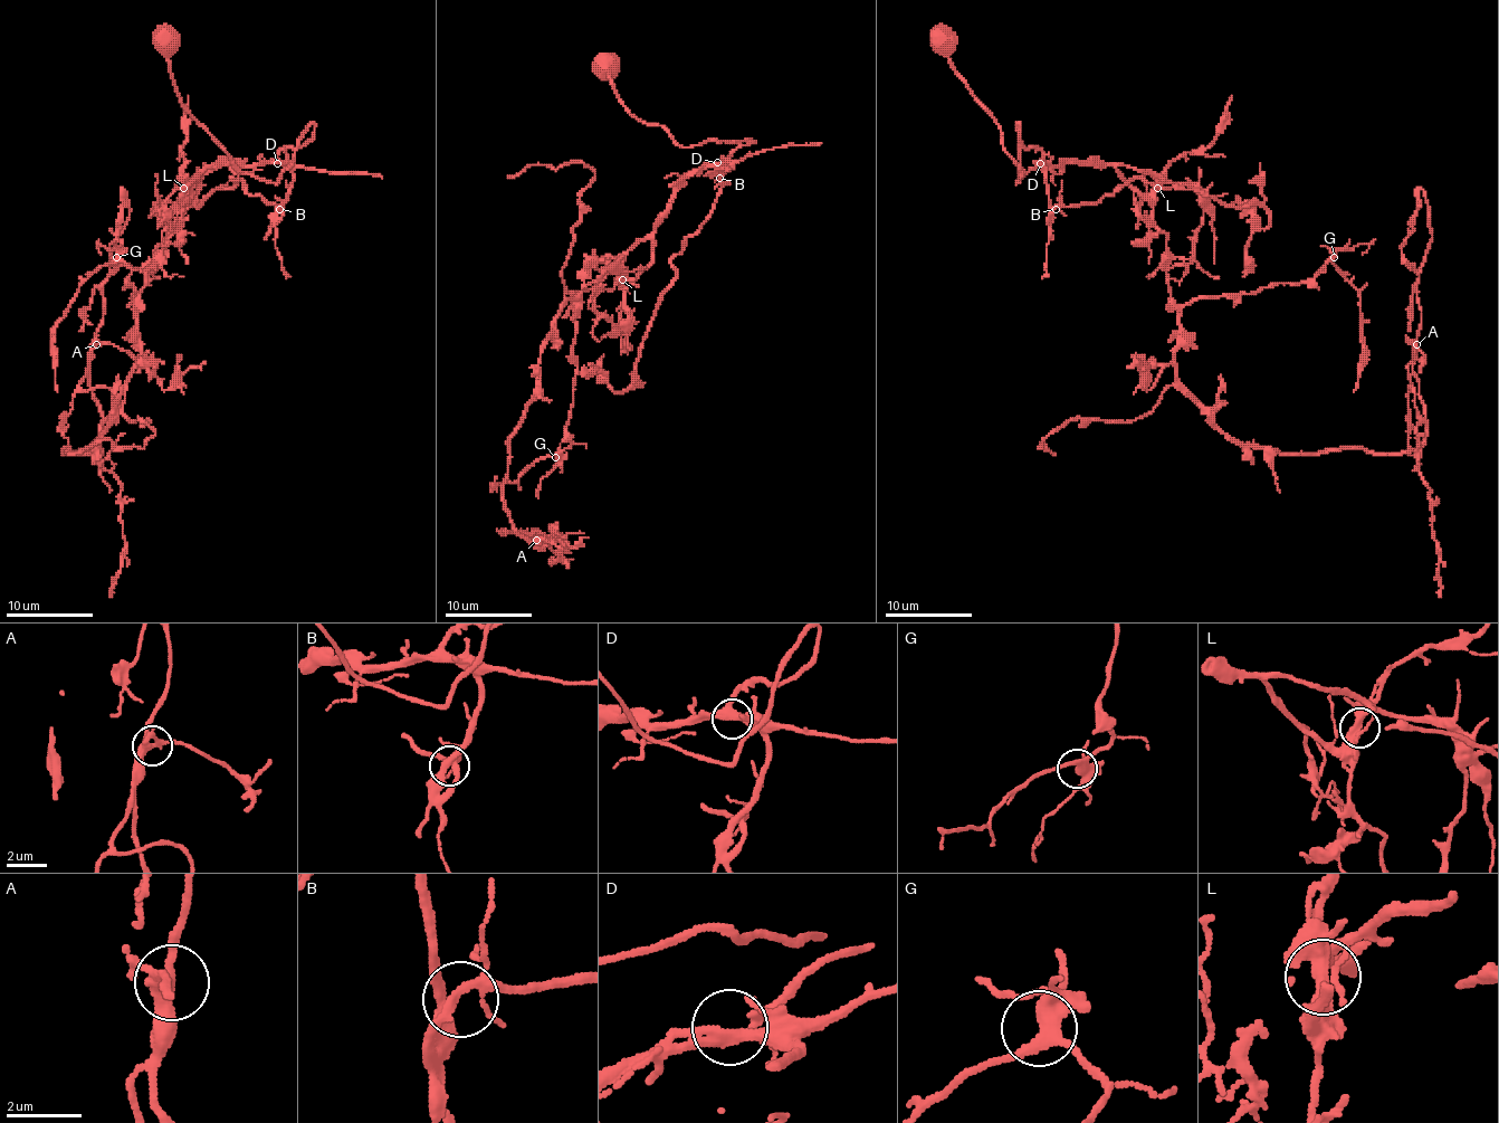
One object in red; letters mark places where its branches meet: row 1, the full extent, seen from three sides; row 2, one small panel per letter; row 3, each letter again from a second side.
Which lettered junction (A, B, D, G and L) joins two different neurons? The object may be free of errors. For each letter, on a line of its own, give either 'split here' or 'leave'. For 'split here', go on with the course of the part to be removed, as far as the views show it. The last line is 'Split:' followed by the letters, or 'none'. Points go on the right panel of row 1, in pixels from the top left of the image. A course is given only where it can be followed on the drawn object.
A: leave
B: leave
D: leave
G: leave
L: split here | (1157, 187), (1175, 377), (1244, 444), (1404, 453), (1423, 443), (1412, 351), (1432, 237), (1421, 189), (1402, 246)
Split: L

